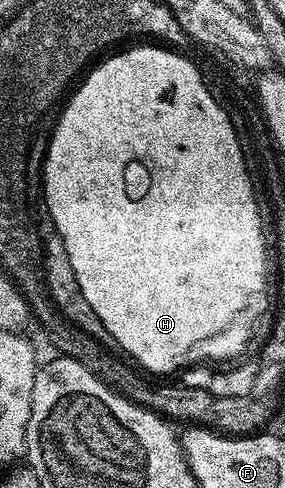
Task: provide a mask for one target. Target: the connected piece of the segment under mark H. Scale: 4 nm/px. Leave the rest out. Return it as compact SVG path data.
M154 43L142 44L146 45L102 59L107 61L99 60L85 74L81 84L69 94L58 123L50 134L50 146L46 148L42 171L44 209L50 212L49 224L60 235L64 251L68 251L72 271L76 271L76 283L80 283L80 291L84 291L84 299L88 299L88 307L96 311L100 323L106 328L109 340L114 340L127 358L135 357L139 361L137 364L147 374L177 374L184 363L184 357L197 350L202 337L206 337L206 333L215 333L222 329L222 325L230 321L233 309L238 309L238 305L242 305L242 301L246 301L246 297L250 297L250 293L254 293L258 285L267 283L268 244L262 237L258 237L258 217L254 217L254 201L250 201L250 185L246 185L246 180L250 178L246 170L246 158L241 154L240 143L229 114L209 94L204 79L198 73L197 64L191 58L190 62L188 58L178 54L181 52L170 47L159 47Z

